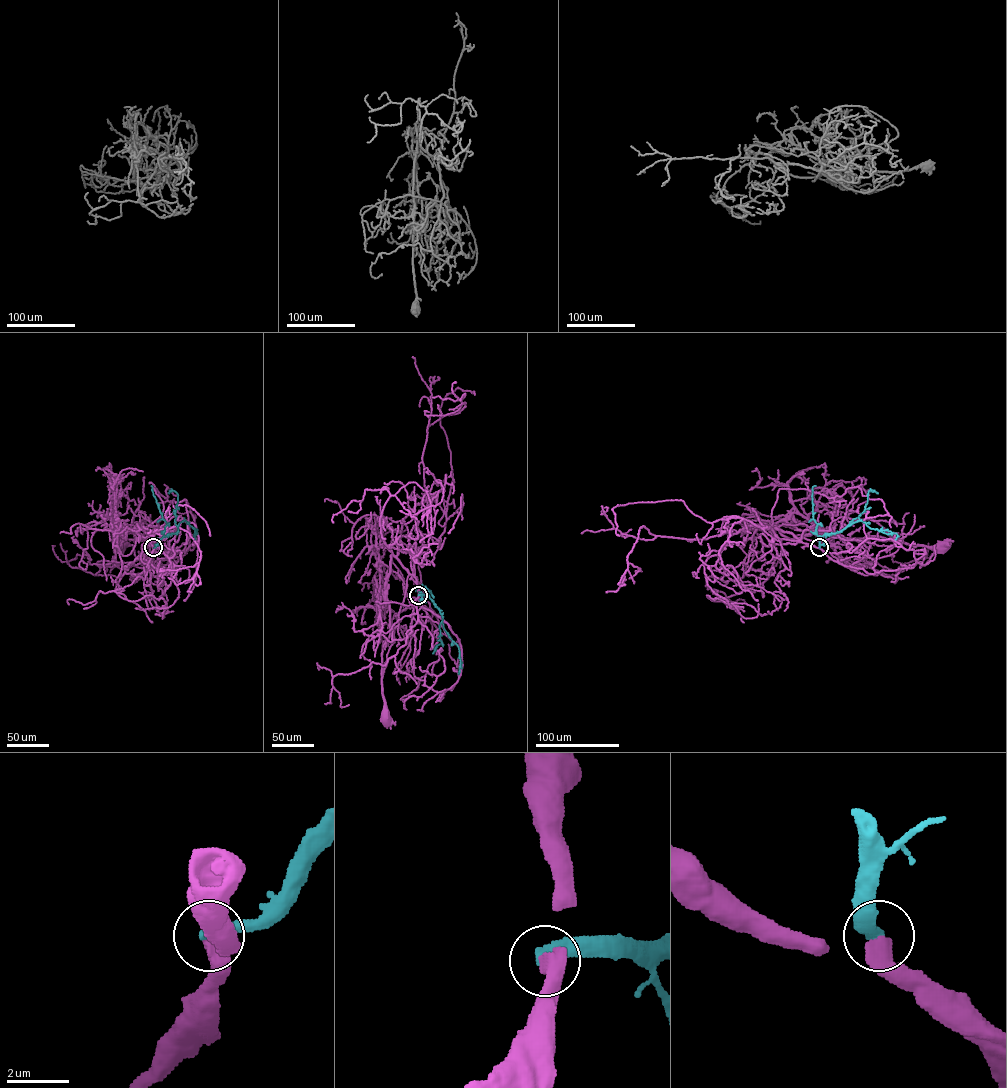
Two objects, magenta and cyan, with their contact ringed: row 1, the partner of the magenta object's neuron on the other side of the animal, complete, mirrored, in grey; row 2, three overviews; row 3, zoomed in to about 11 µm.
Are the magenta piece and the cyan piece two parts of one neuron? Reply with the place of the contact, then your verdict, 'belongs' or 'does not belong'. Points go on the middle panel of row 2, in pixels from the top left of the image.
(418, 595) | does not belong

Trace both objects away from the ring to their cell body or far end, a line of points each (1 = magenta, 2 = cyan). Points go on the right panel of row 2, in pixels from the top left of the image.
1: (820, 548), (841, 564), (857, 569), (840, 559), (821, 529), (842, 537), (878, 536), (914, 545), (941, 547)
2: (819, 547), (820, 537), (842, 531), (859, 521), (887, 534), (896, 533), (895, 539)

